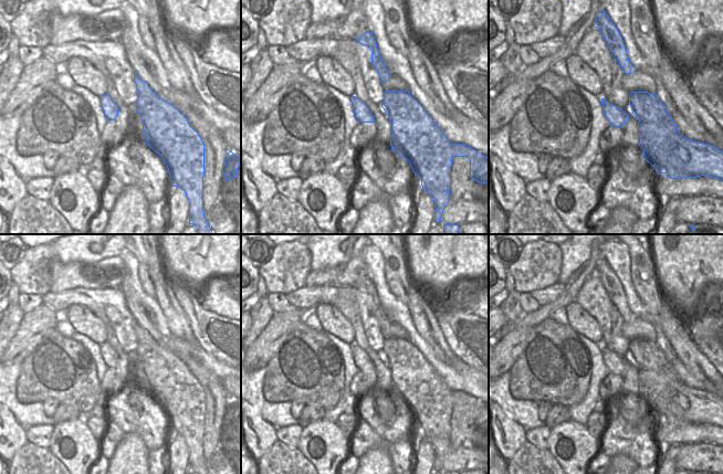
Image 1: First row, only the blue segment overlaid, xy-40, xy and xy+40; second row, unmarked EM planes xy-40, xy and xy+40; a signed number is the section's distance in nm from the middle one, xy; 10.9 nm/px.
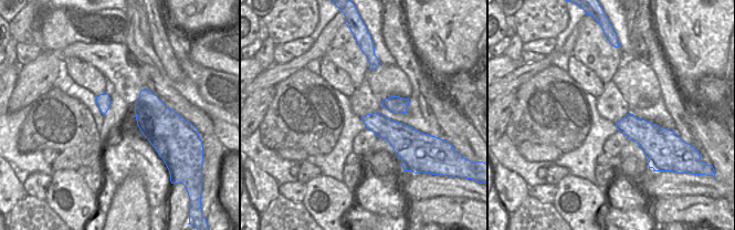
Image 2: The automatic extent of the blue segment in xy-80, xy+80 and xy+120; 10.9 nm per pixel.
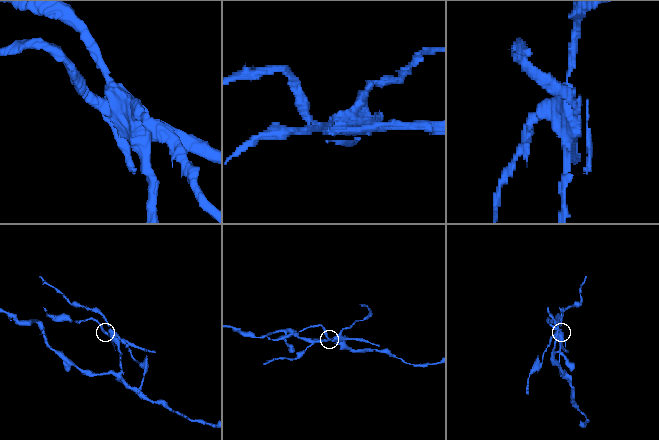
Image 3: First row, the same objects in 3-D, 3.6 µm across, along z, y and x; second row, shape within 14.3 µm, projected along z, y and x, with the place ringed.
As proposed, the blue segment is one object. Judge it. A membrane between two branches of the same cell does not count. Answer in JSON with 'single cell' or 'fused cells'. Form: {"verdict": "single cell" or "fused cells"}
{"verdict": "fused cells"}

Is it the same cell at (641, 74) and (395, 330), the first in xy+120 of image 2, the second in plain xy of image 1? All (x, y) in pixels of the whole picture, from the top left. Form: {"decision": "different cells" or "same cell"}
{"decision": "same cell"}

